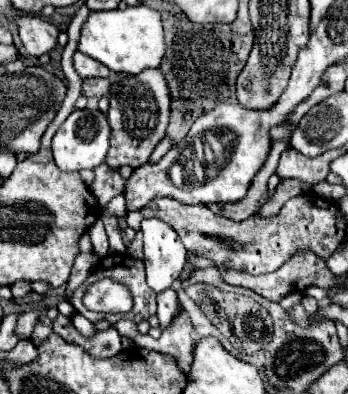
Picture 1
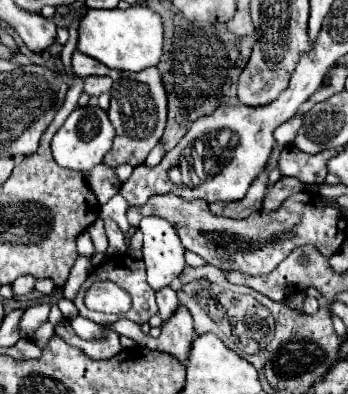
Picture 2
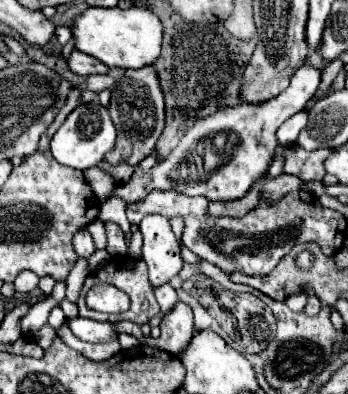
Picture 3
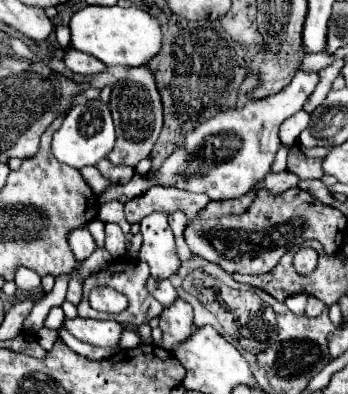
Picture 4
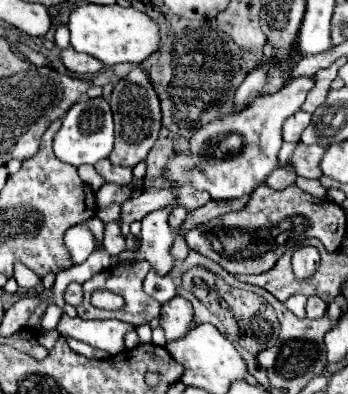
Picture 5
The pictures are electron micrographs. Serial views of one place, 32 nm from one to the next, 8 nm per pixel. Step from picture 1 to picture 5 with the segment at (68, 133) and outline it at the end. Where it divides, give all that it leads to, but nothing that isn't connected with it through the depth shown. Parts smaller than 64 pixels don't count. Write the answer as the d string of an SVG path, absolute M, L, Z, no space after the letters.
M82 96L64 116L62 128L54 136L54 152L60 160L80 166L80 164L96 164L102 158L108 158L114 144L114 124L112 124L112 110L108 100Z

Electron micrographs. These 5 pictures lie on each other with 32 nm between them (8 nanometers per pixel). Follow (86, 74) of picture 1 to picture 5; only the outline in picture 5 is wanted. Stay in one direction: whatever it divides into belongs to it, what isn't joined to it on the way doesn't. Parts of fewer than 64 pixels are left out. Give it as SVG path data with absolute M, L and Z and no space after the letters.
M74 48L62 50L60 60L70 72L76 72L76 74L96 74L98 70L104 68L104 64L100 64L100 60L96 60L92 56L84 56L84 54L76 52Z

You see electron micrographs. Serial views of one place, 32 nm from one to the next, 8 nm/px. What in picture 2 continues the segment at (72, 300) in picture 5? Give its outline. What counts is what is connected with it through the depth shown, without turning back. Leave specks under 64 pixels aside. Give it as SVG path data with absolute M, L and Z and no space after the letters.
M78 256L78 260L76 260L76 264L72 266L70 276L68 276L66 284L64 284L64 296L66 296L68 300L74 300L74 298L76 298L76 294L78 294L80 286L84 284L86 276L90 274L90 270L92 270L90 258L86 258L86 256Z

